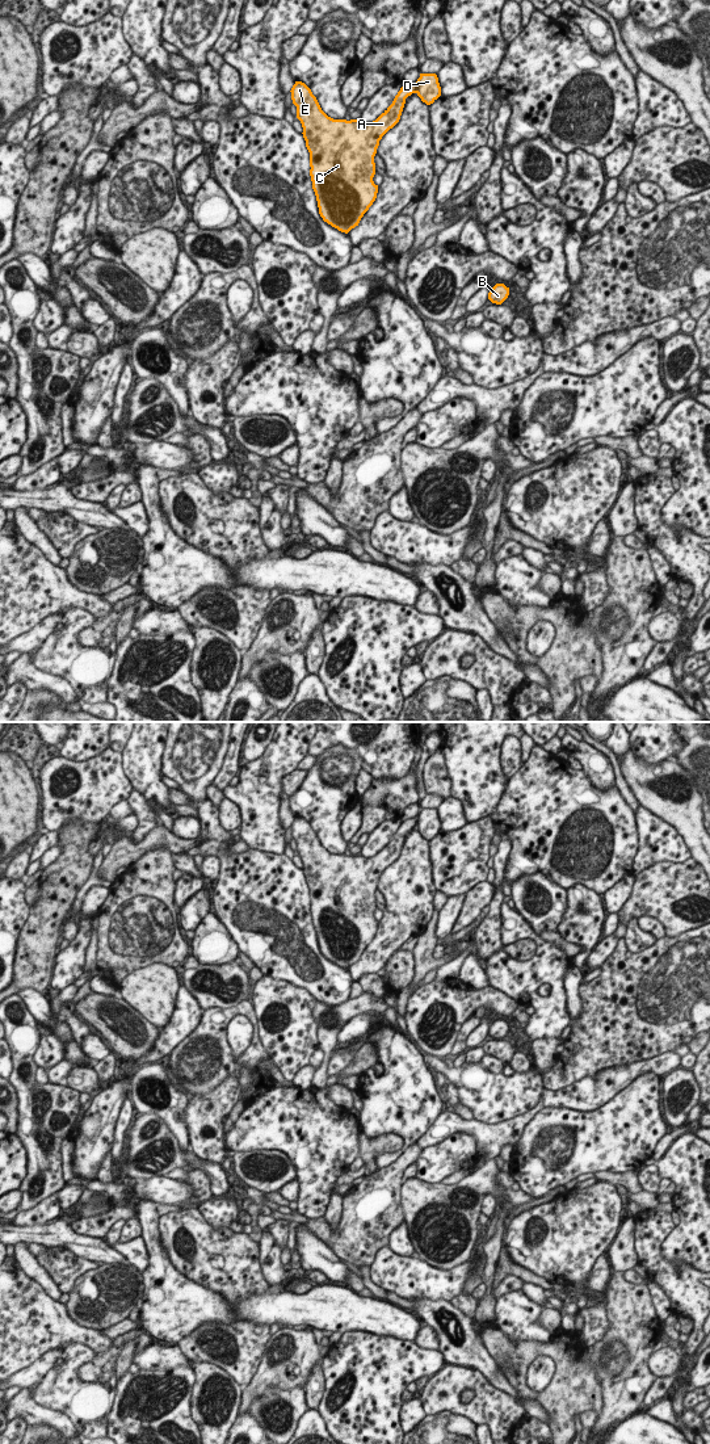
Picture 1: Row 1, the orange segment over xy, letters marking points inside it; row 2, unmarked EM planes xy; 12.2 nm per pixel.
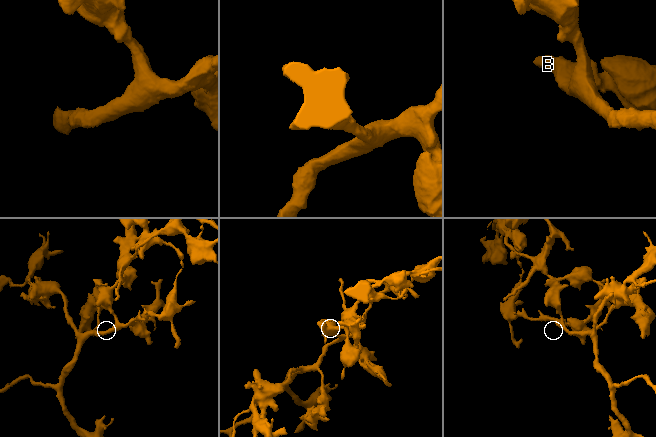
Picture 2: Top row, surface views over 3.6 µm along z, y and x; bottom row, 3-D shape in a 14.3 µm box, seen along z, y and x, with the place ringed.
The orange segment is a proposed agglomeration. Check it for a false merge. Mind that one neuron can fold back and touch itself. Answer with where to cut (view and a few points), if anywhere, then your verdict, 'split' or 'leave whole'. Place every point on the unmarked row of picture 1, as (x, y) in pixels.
xy (415, 818), (416, 827) | split

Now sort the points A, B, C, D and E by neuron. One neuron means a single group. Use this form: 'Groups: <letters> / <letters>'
Groups: A B C E / D

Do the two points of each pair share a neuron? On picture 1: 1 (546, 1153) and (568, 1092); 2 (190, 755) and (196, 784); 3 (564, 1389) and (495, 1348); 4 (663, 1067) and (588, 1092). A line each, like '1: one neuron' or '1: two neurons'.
1: two neurons
2: one neuron
3: one neuron
4: one neuron

